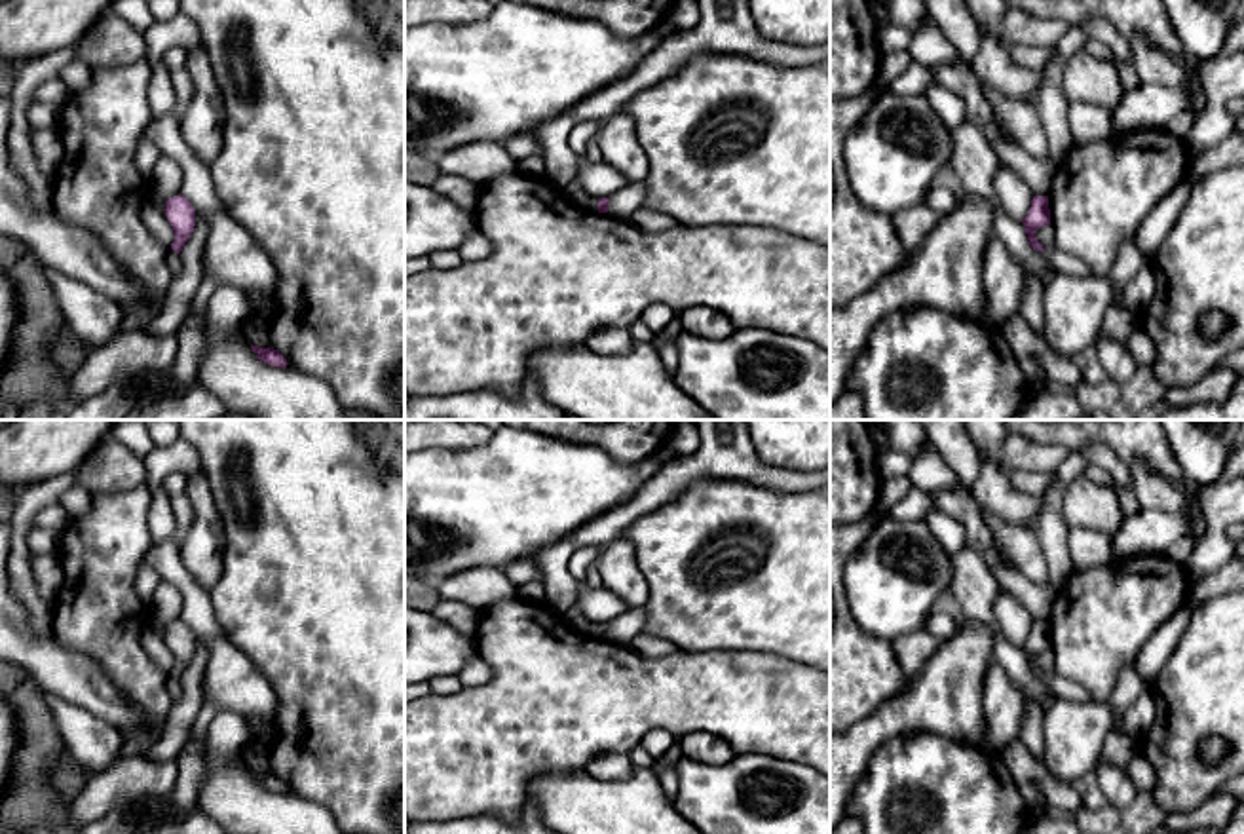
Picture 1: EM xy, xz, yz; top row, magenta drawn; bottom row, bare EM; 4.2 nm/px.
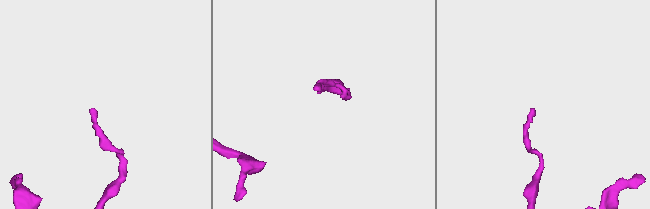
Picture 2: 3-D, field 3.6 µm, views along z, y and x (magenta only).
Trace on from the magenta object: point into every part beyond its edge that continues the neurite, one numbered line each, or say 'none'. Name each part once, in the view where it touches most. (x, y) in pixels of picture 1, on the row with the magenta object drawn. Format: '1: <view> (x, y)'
none

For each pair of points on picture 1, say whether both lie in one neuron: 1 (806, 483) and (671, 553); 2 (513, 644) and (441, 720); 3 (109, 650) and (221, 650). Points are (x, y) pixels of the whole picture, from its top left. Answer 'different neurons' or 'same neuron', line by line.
1: different neurons
2: same neuron
3: different neurons

